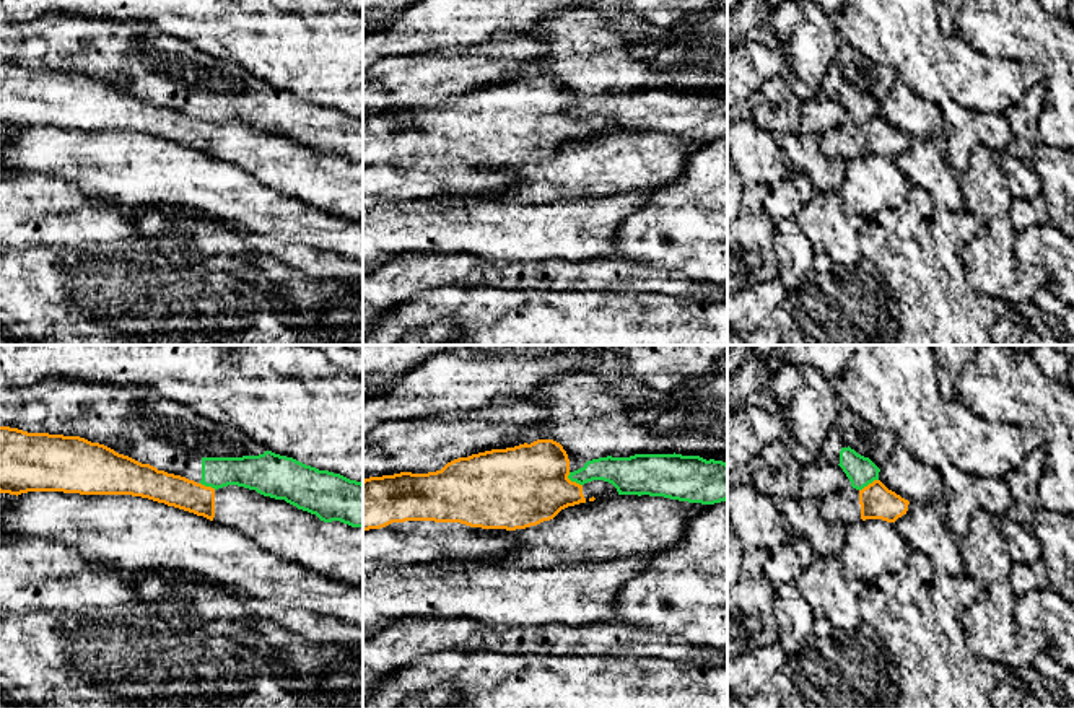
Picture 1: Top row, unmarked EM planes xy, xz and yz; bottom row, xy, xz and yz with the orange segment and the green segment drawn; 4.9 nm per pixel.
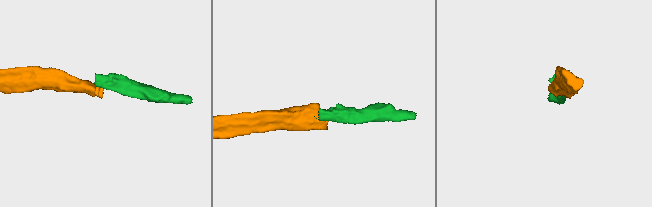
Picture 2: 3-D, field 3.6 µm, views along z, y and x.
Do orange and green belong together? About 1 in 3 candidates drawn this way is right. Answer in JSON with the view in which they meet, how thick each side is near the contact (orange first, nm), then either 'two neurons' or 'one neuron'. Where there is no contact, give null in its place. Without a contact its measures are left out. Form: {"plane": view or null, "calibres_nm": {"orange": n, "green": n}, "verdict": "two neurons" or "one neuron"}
{"plane": "xz", "calibres_nm": {"orange": 400, "green": 160}, "verdict": "two neurons"}

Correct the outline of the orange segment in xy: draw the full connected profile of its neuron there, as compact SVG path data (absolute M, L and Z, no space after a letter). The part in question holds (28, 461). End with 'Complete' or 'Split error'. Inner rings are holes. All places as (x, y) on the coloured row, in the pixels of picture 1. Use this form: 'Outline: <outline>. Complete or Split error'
Outline: M0 426L0 493L132 495L239 531L262 548L363 588L363 529L324 522L285 500L238 485L212 488L80 436Z. Split error

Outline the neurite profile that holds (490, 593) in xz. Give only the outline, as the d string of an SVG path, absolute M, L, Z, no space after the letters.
M636 553L555 566L485 560L434 570L379 566L363 575L363 633L397 618L470 618L504 627L612 623L618 591L649 562L649 553Z

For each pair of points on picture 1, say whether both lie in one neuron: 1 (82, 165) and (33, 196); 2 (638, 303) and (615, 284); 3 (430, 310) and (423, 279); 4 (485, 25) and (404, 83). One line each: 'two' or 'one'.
1: two
2: two
3: two
4: two

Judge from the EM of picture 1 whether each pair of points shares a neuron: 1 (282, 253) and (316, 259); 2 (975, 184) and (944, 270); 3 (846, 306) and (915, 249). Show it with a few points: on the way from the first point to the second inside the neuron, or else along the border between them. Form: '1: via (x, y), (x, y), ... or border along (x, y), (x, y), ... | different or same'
1: via (290, 254), (308, 259) | same
2: border along (965, 207), (977, 220), (977, 233), (965, 248) | different
3: border along (881, 280), (890, 293) | different

